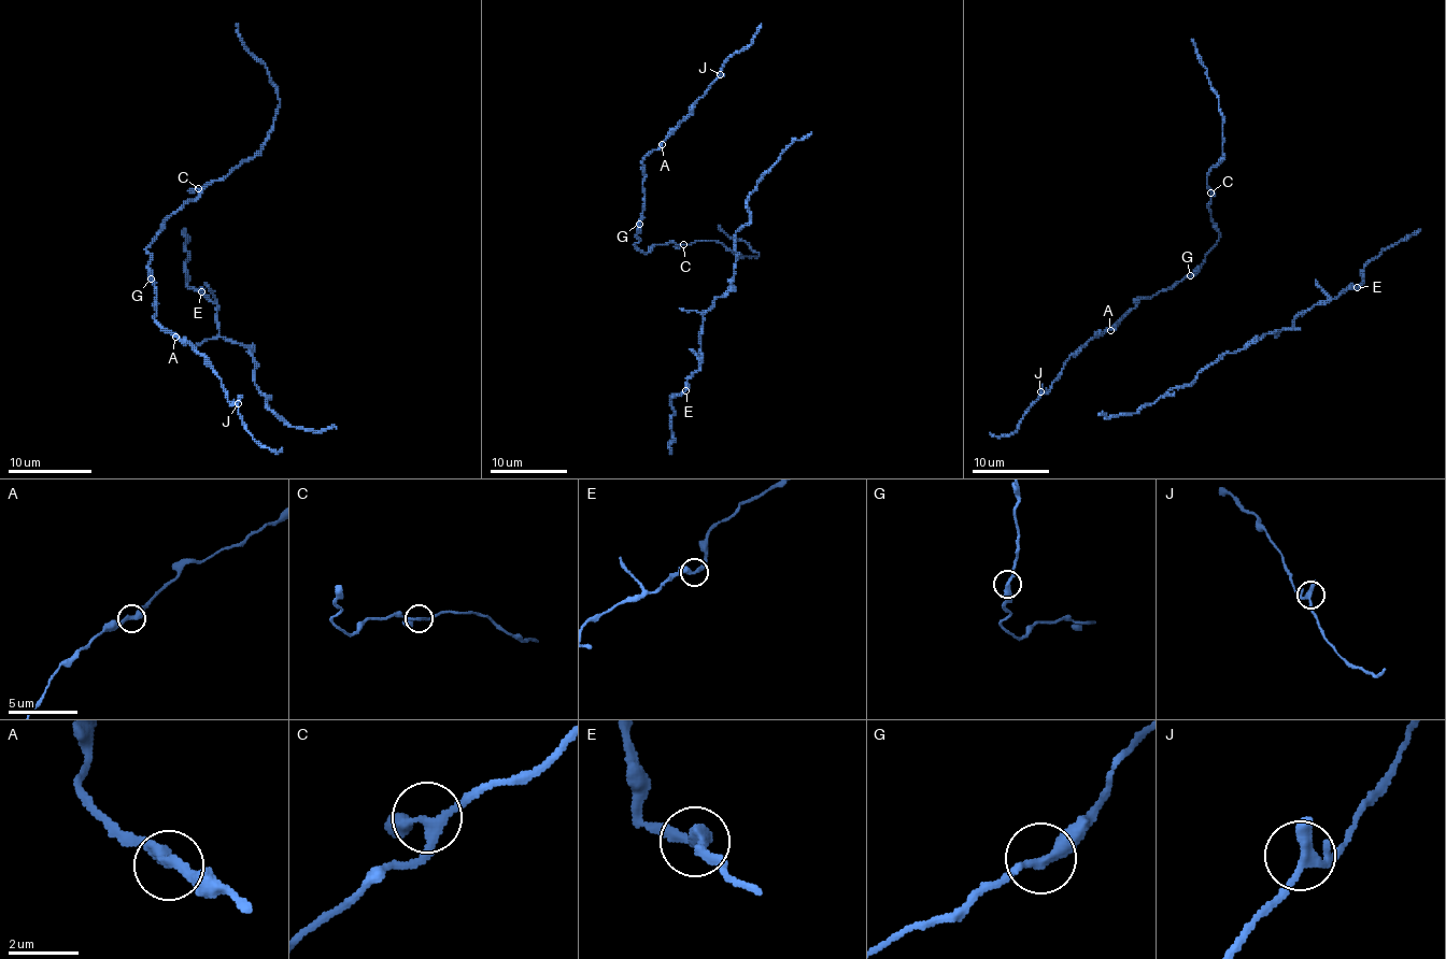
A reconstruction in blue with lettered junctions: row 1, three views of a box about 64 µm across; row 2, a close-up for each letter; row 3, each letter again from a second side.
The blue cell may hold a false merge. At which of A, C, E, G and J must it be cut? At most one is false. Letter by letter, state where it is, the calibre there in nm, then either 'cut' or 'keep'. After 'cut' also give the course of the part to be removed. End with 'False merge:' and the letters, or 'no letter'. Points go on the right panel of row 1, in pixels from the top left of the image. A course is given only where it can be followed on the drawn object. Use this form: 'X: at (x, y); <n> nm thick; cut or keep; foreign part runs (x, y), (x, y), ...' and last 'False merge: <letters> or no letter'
A: at (1110, 330); 320 nm thick; keep
C: at (1210, 192); 360 nm thick; keep
E: at (1357, 287); 340 nm thick; keep
G: at (1190, 275); 320 nm thick; keep
J: at (1040, 391); 280 nm thick; keep
False merge: no letter

